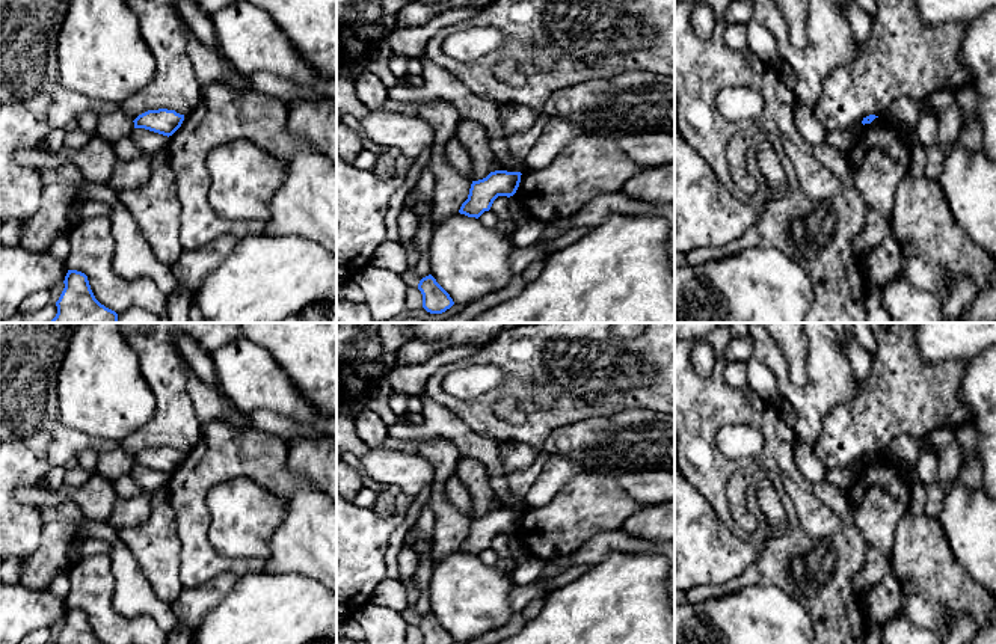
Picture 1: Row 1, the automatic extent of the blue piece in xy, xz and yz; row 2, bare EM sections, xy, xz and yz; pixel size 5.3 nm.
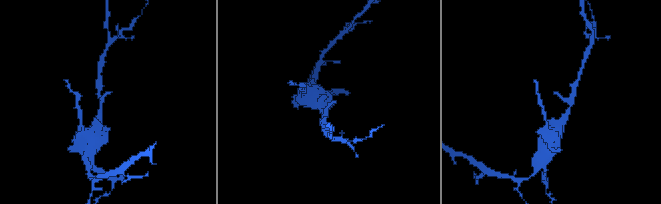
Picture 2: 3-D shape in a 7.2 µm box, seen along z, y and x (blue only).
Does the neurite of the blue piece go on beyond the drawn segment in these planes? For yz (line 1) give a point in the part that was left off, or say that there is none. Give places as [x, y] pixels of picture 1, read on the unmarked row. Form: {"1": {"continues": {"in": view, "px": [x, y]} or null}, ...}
{"1": {"continues": null}}

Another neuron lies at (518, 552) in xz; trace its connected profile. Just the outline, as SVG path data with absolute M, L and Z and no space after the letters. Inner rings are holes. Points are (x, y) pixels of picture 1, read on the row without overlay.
M515 532L509 535L509 550L512 554L512 558L518 564L522 564L524 561L530 558L524 544L521 543L519 537Z

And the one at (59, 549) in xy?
M62 519L45 523L36 550L23 558L20 584L29 588L48 588L51 579L69 572L80 561L83 537L77 523Z

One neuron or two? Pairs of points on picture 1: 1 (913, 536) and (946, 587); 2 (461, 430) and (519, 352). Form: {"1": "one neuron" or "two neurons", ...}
{"1": "one neuron", "2": "two neurons"}

